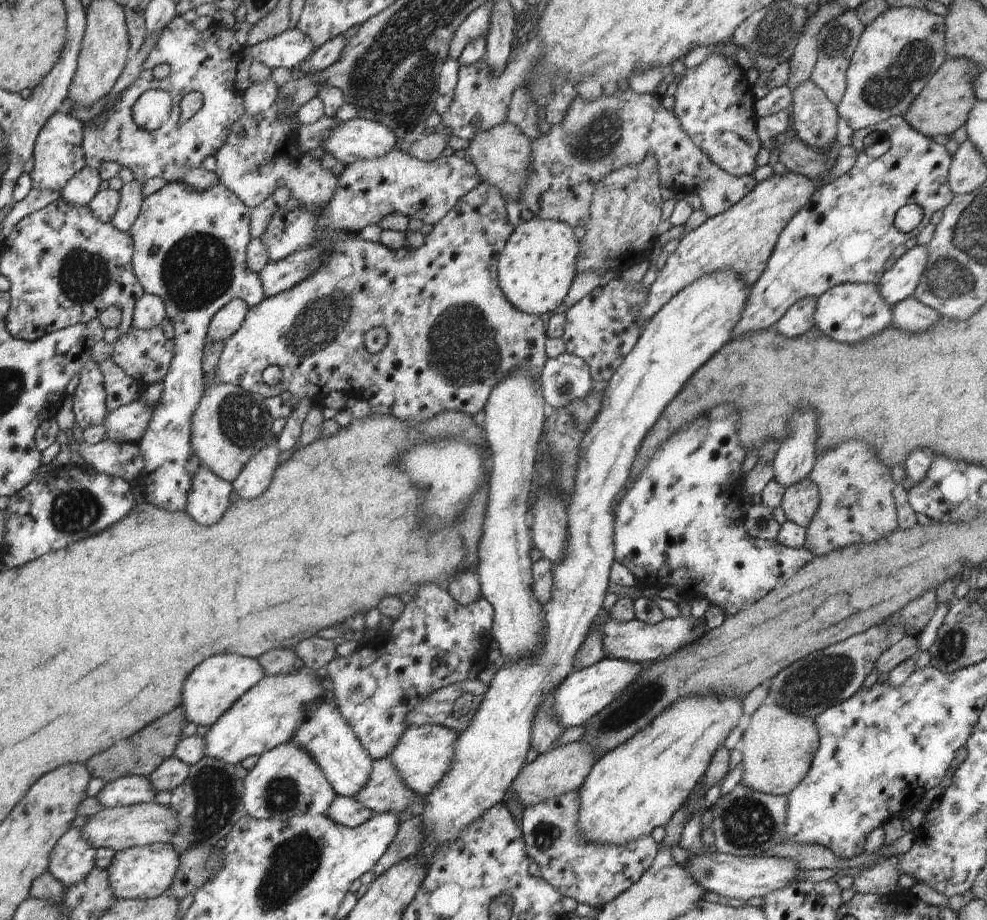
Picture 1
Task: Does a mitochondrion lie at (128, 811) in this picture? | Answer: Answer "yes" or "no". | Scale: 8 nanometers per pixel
no

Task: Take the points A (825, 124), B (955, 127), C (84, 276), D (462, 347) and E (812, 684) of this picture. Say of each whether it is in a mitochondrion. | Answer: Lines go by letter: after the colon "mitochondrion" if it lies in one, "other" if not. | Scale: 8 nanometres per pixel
A: other
B: other
C: mitochondrion
D: mitochondrion
E: mitochondrion

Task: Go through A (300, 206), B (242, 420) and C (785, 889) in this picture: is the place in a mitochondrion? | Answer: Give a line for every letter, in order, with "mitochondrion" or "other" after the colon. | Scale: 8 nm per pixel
A: other
B: mitochondrion
C: other

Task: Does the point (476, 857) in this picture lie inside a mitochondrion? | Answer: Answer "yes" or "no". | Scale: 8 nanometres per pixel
no

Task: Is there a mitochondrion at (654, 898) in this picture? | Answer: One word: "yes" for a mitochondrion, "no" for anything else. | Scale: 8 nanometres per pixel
no

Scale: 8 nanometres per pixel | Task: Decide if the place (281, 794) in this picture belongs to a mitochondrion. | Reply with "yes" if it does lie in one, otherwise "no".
yes

